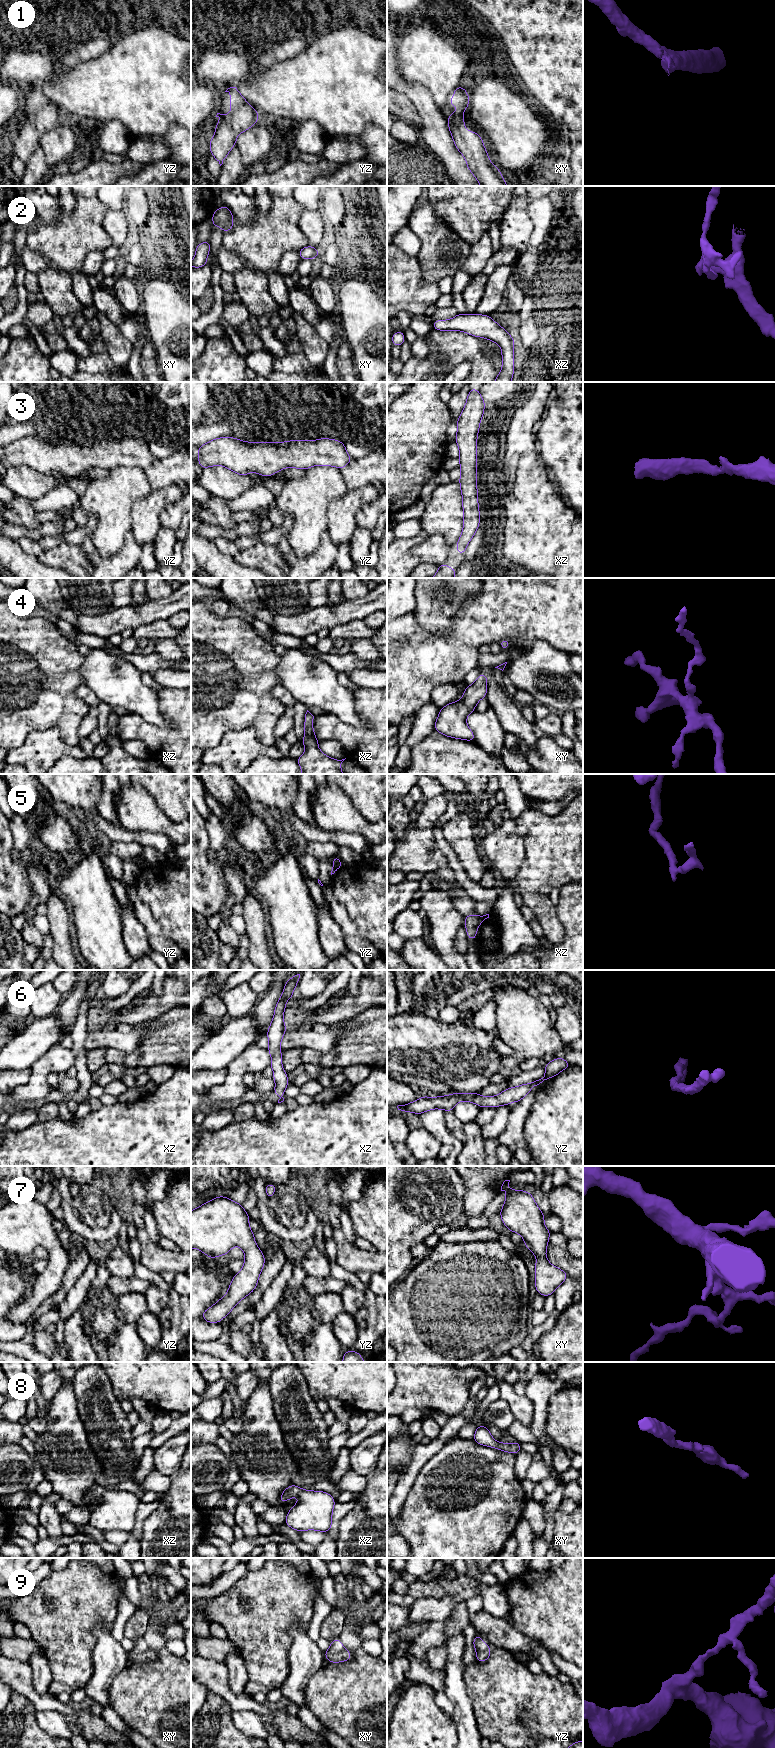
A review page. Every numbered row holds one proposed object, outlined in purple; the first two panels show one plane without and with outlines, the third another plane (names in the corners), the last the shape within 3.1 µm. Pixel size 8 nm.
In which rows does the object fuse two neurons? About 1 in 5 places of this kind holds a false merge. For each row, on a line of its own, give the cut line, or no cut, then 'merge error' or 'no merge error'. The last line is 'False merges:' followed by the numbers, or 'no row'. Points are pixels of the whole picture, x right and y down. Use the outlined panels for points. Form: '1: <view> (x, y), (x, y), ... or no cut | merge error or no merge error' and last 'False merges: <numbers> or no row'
1: no cut | no merge error
2: no cut | no merge error
3: no cut | no merge error
4: no cut | no merge error
5: yz (341, 862), (333, 864) | merge error
6: no cut | no merge error
7: no cut | no merge error
8: no cut | no merge error
9: no cut | no merge error
False merges: 5

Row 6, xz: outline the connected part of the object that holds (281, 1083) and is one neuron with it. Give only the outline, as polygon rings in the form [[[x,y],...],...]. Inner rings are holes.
[[[297,974],[286,981],[281,997],[276,1004],[274,1017],[266,1033],[269,1039],[269,1047],[267,1050],[272,1057],[270,1066],[274,1072],[273,1079],[276,1083],[273,1093],[280,1097],[278,1103],[284,1101],[282,1096],[284,1095],[286,1087],[289,1085],[287,1079],[288,1074],[282,1068],[282,1053],[280,1050],[281,1040],[288,1029],[283,1021],[283,1014],[287,1008],[285,1002],[292,998],[299,978],[300,974]]]

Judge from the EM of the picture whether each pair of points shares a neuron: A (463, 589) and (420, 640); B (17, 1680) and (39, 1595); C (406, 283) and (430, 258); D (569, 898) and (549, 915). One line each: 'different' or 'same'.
A: different
B: different
C: different
D: different

